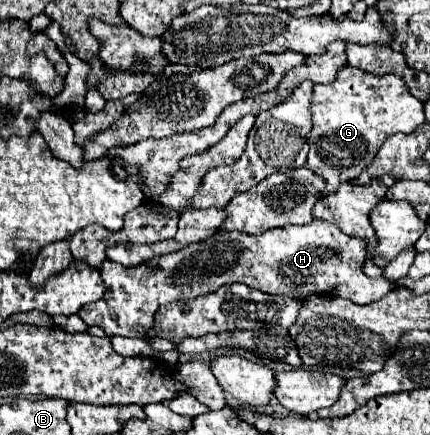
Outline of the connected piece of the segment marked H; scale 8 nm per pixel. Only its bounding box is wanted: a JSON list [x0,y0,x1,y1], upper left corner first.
[79,221,393,337]

